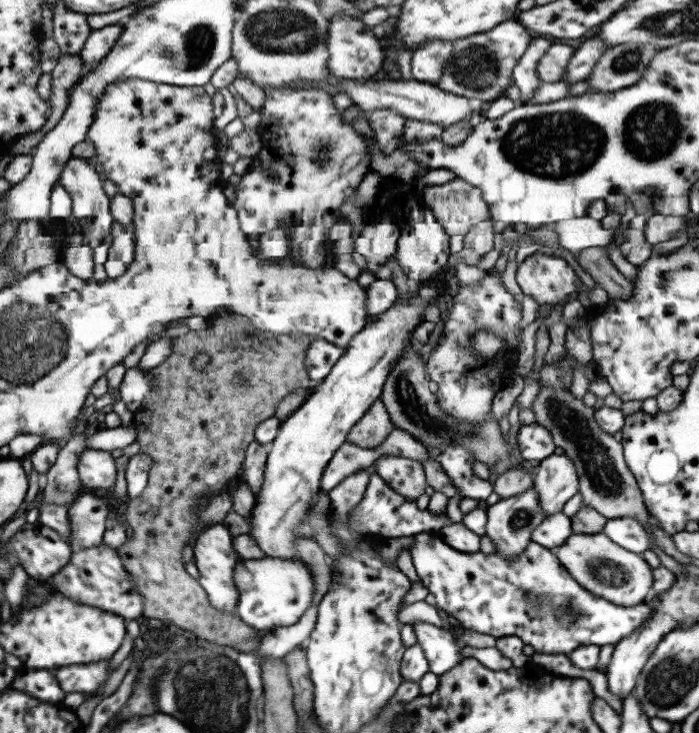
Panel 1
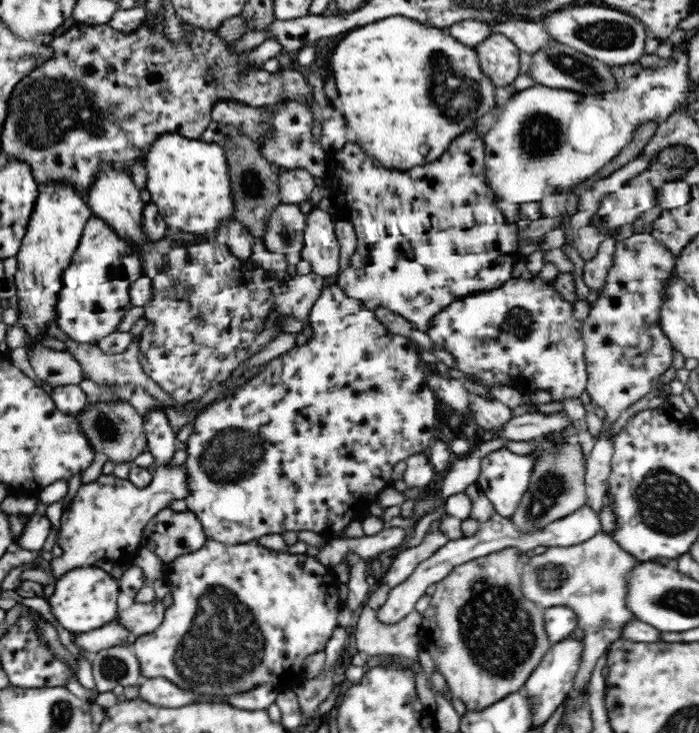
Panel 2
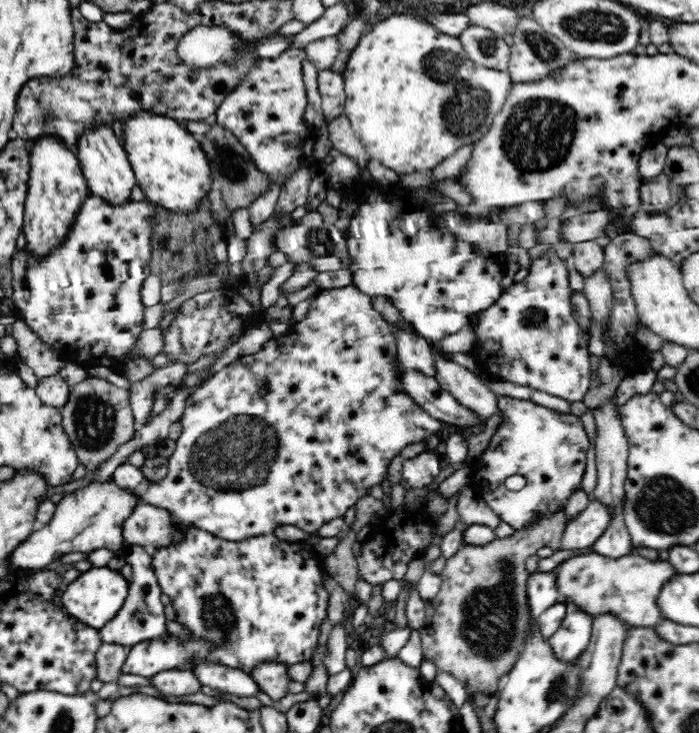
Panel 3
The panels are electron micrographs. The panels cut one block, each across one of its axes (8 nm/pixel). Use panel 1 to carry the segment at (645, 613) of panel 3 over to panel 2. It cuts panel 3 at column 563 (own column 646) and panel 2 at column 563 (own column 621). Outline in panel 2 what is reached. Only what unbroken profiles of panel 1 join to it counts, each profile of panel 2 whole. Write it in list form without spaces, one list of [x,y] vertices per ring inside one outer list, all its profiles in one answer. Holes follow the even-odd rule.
[[[598,532],[586,543],[571,548],[550,547],[545,554],[536,555],[523,565],[522,591],[528,599],[544,610],[564,606],[576,614],[577,628],[584,636],[584,654],[574,690],[584,690],[588,686],[596,660],[611,644],[623,638],[624,626],[635,620],[628,605],[629,577],[640,563],[612,537]]]

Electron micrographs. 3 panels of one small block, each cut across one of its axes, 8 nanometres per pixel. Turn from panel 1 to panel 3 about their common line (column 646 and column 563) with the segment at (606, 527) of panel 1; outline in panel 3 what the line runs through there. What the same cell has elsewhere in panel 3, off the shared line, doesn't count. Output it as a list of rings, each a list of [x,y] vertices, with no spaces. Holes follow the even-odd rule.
[[[590,501],[585,511],[565,525],[562,535],[562,550],[592,549],[594,542],[602,536],[609,522],[615,517],[609,506]]]

